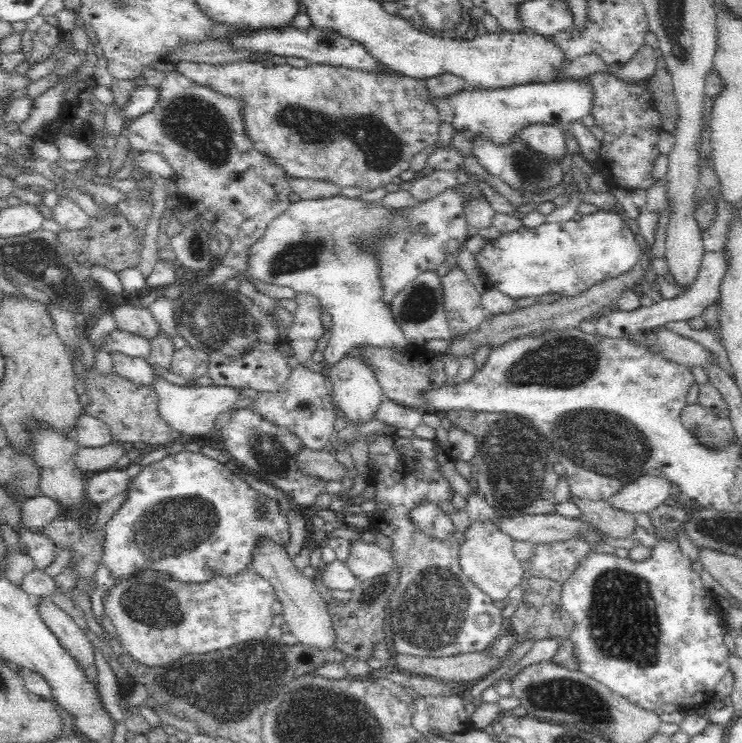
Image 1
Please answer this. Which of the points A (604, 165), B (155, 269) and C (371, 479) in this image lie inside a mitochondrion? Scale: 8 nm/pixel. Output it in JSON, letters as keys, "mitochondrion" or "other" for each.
{"A":"other","B":"other","C":"other"}

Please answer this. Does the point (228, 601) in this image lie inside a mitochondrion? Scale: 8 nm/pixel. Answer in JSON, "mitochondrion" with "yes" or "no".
{"mitochondrion":"no"}

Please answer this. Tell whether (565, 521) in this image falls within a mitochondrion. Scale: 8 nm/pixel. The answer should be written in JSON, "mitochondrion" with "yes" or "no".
{"mitochondrion":"no"}

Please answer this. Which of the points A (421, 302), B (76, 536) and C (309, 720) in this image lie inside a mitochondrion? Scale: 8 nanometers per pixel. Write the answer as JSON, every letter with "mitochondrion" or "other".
{"A":"mitochondrion","B":"mitochondrion","C":"mitochondrion"}

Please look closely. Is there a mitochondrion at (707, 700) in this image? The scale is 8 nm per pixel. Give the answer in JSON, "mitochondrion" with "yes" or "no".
{"mitochondrion":"no"}

